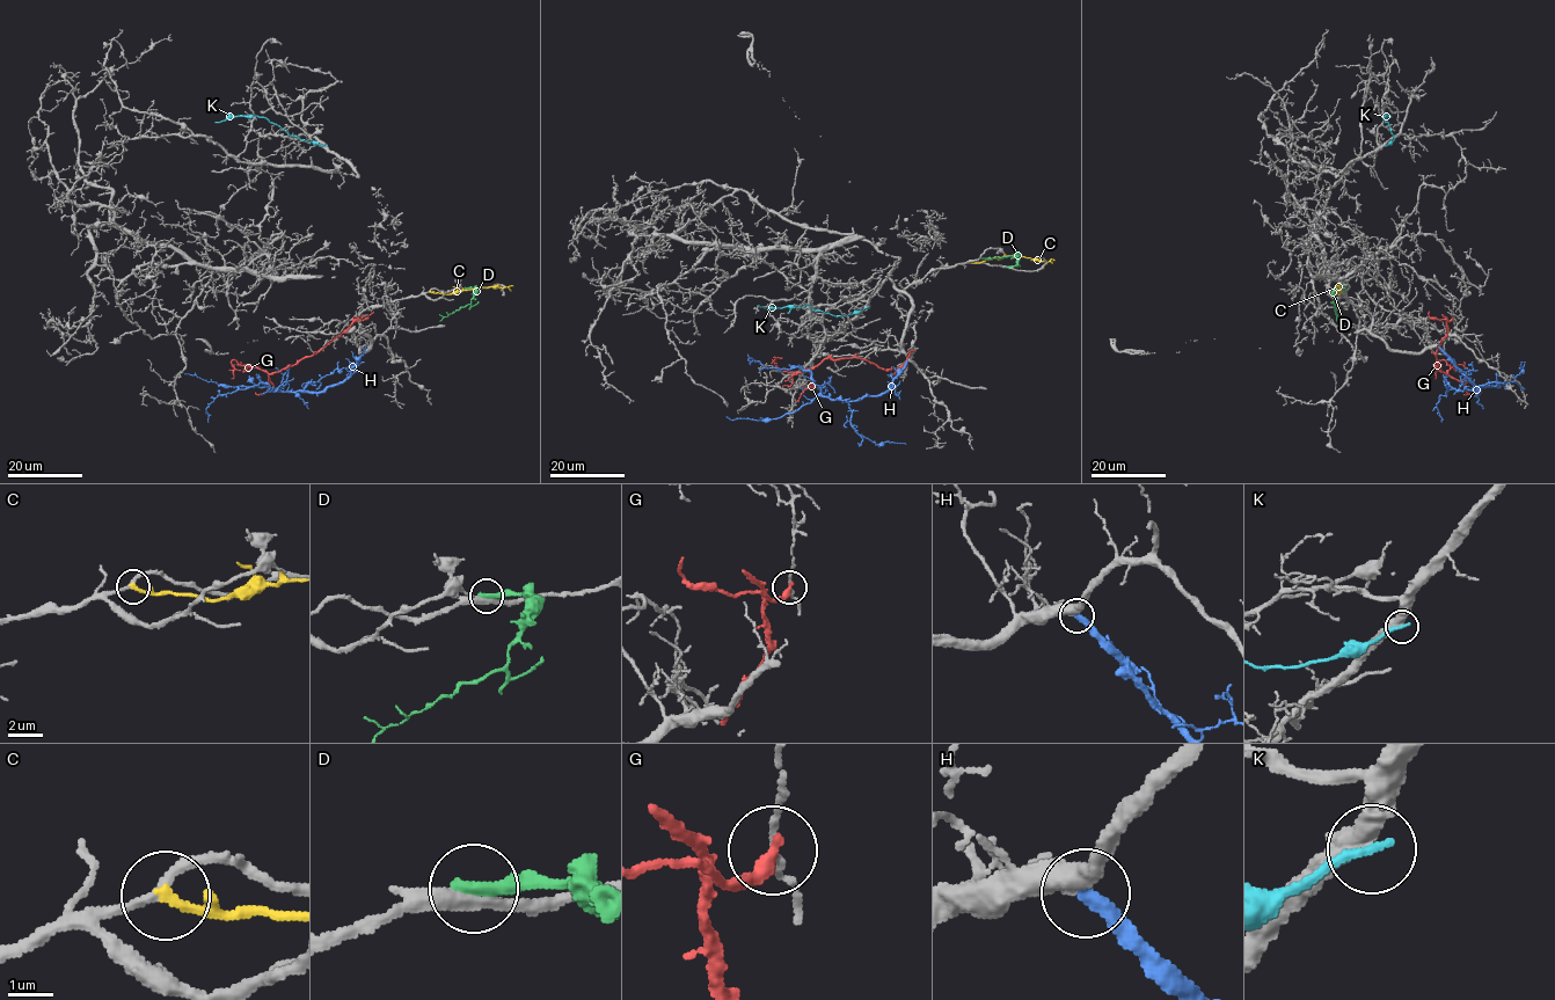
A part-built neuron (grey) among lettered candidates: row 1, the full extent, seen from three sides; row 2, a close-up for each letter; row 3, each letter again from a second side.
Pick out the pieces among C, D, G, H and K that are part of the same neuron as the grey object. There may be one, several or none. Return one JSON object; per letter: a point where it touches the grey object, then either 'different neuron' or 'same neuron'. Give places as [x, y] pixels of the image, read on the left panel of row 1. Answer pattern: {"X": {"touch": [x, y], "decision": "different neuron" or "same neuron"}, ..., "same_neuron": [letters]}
{"C": {"touch": [430, 291], "decision": "different neuron"}, "D": {"touch": [466, 287], "decision": "different neuron"}, "G": {"touch": [352, 318], "decision": "different neuron"}, "H": {"touch": [365, 347], "decision": "same neuron"}, "K": {"touch": [325, 145], "decision": "different neuron"}, "same_neuron": ["H"]}

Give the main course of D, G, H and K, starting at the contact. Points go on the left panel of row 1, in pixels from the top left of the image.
D: (466, 287), (476, 290), (471, 301), (446, 316), (439, 314)
G: (352, 318), (355, 321), (323, 347), (293, 365), (270, 373), (240, 365), (234, 359), (231, 378)
H: (365, 347), (345, 379), (314, 392), (272, 392), (261, 382), (238, 388), (217, 396), (206, 408), (207, 422)
K: (326, 145), (299, 139), (256, 116), (230, 116), (216, 122)

